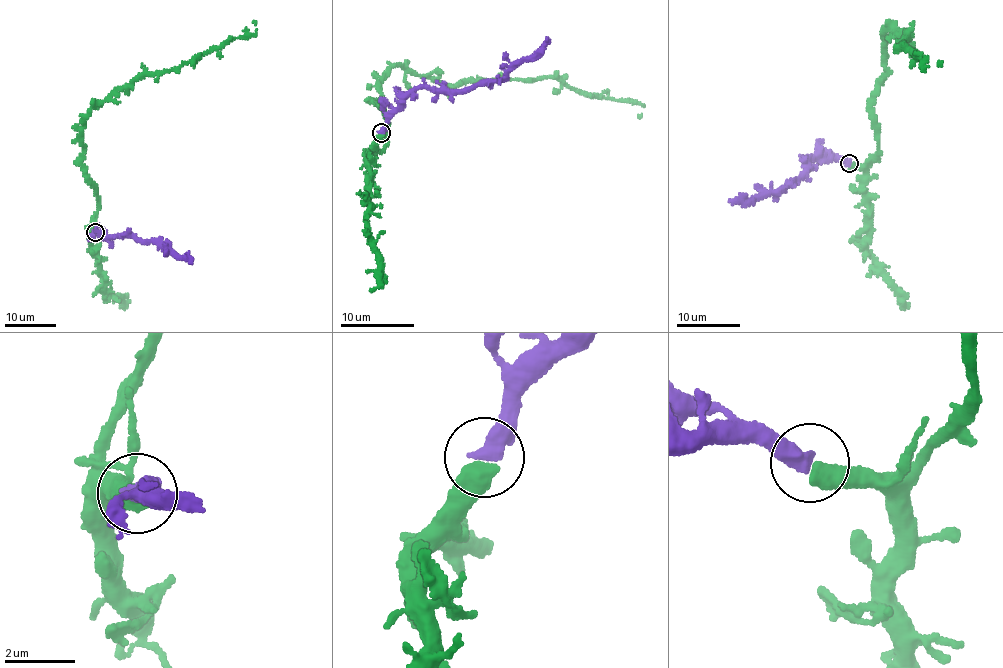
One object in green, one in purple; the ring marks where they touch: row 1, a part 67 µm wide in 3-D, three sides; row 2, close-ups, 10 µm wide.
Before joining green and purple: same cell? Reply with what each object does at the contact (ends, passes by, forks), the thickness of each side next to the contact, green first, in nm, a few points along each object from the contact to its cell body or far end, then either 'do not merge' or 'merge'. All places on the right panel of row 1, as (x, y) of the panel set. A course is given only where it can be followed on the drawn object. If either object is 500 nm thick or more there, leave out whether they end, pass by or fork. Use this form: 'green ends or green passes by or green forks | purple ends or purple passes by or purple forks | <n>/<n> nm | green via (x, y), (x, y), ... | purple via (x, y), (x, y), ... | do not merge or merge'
600/500 nm | green via (850, 164), (879, 149), (871, 106), (887, 72), (884, 31), (907, 34), (901, 48), (920, 68), (942, 62) | purple via (849, 163), (809, 158), (795, 183), (791, 182), (753, 203), (738, 198), (747, 195) | merge

